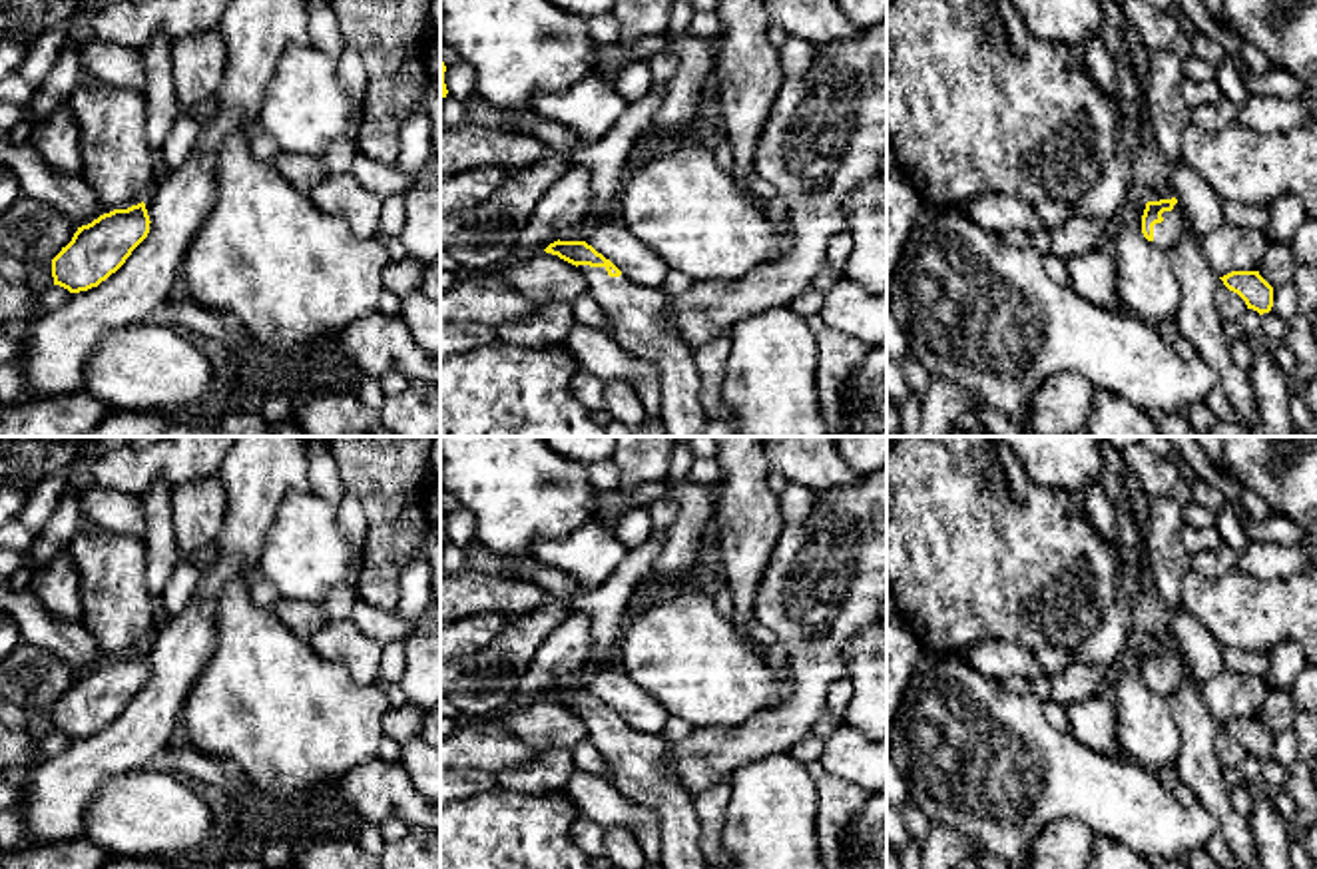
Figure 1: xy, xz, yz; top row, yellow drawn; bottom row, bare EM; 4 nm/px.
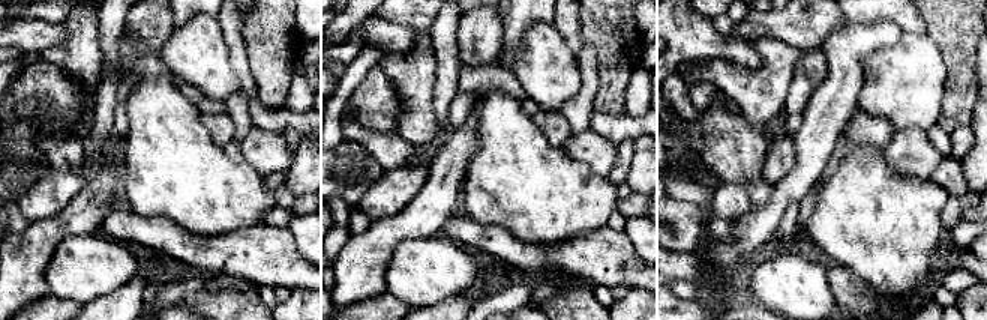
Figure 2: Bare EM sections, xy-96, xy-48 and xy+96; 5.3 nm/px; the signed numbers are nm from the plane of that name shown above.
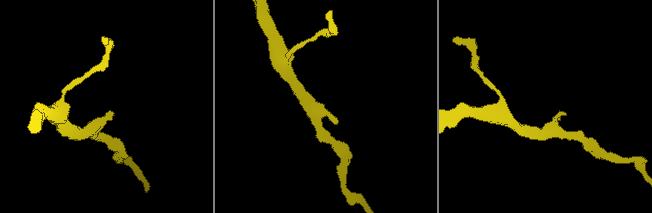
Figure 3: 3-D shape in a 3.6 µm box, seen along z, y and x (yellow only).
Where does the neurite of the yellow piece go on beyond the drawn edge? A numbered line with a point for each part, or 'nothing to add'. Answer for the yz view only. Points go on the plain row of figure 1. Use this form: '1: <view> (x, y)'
1: yz (1176, 670)

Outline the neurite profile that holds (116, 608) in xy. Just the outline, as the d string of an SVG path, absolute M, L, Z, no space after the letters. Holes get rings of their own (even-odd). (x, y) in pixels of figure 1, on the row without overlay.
M78 530L64 550L78 568L80 622L98 640L102 662L145 648L155 632L145 542L132 534Z

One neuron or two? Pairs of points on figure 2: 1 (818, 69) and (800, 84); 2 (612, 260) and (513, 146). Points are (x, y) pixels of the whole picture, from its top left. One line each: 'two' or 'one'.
1: one
2: two

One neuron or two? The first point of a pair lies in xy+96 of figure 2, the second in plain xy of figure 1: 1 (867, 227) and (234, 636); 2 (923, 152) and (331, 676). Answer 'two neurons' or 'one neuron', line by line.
1: one neuron
2: two neurons

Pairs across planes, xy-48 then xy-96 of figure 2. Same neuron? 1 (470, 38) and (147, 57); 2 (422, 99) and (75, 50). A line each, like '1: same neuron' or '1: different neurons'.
1: different neurons
2: same neuron

